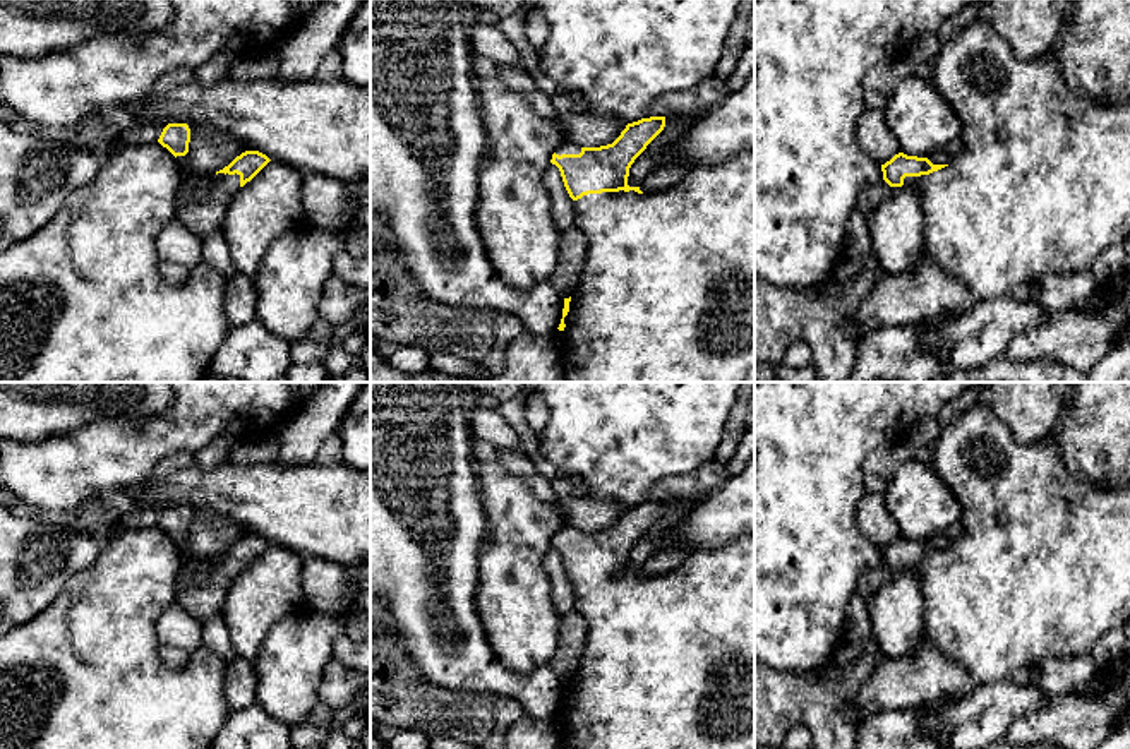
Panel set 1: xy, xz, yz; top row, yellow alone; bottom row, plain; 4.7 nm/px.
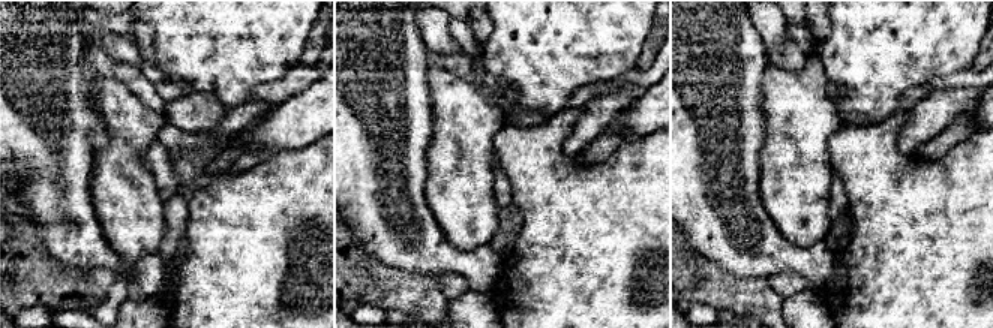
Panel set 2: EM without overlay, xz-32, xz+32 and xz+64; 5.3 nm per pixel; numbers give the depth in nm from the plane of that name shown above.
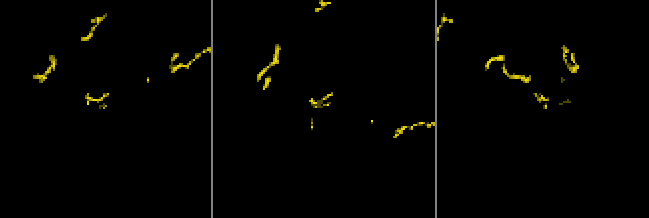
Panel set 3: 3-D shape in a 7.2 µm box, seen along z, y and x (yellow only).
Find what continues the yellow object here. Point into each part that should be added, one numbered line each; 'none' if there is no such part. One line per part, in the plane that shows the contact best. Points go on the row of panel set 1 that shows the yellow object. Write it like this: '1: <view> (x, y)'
1: xz (667, 290)

